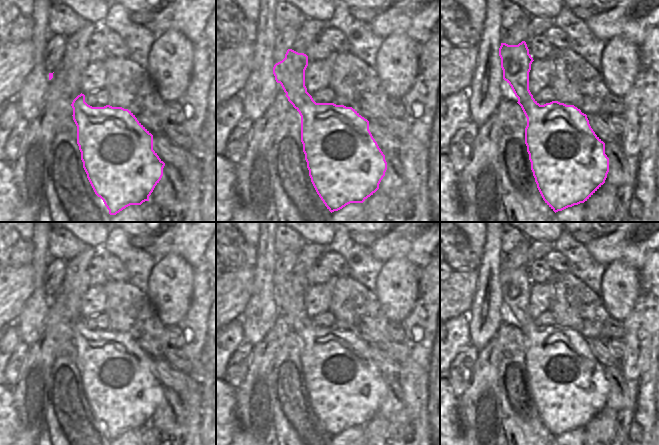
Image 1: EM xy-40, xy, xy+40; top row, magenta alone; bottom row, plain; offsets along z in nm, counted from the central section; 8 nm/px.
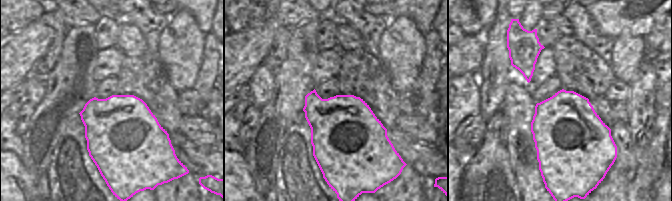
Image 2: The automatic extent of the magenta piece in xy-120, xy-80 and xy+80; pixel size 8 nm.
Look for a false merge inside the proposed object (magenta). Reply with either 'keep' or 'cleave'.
cleave

